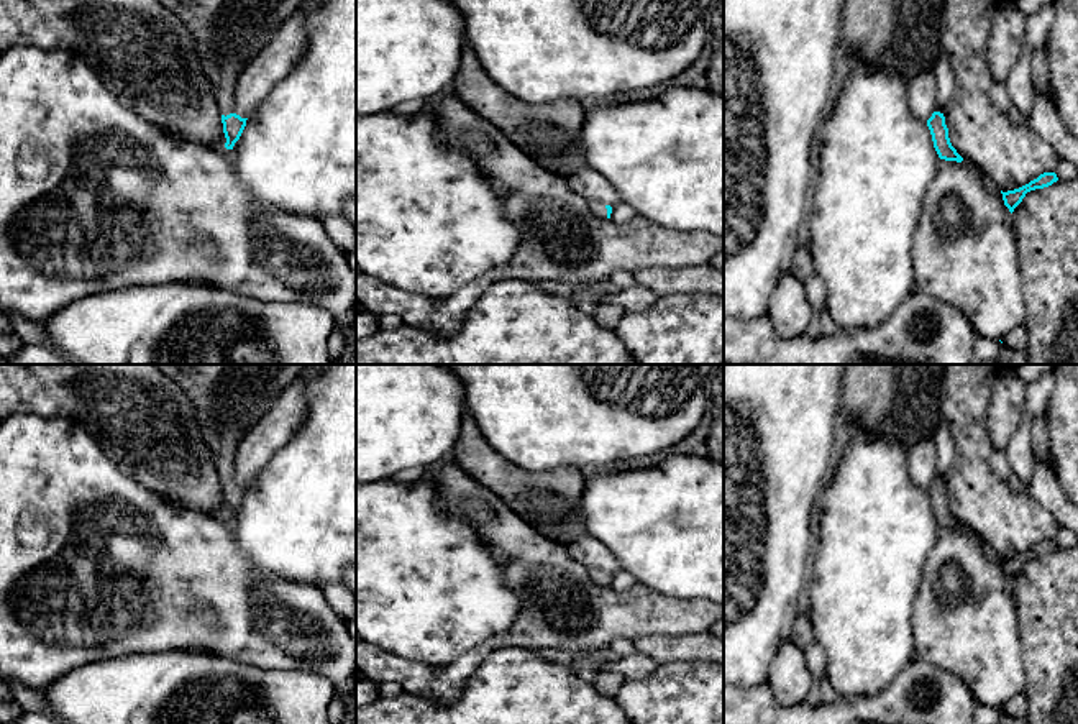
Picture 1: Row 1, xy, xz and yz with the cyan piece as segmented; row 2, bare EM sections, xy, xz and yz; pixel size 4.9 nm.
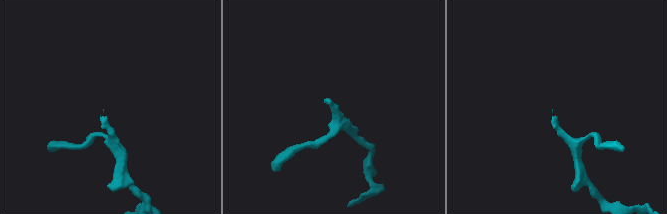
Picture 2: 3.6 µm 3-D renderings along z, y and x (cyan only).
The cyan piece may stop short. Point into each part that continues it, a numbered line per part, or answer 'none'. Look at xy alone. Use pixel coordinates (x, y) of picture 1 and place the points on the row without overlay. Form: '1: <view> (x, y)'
1: xy (228, 399)

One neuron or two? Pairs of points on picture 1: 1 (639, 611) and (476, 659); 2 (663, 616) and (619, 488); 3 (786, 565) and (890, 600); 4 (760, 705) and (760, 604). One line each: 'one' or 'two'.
1: one
2: two
3: two
4: two

